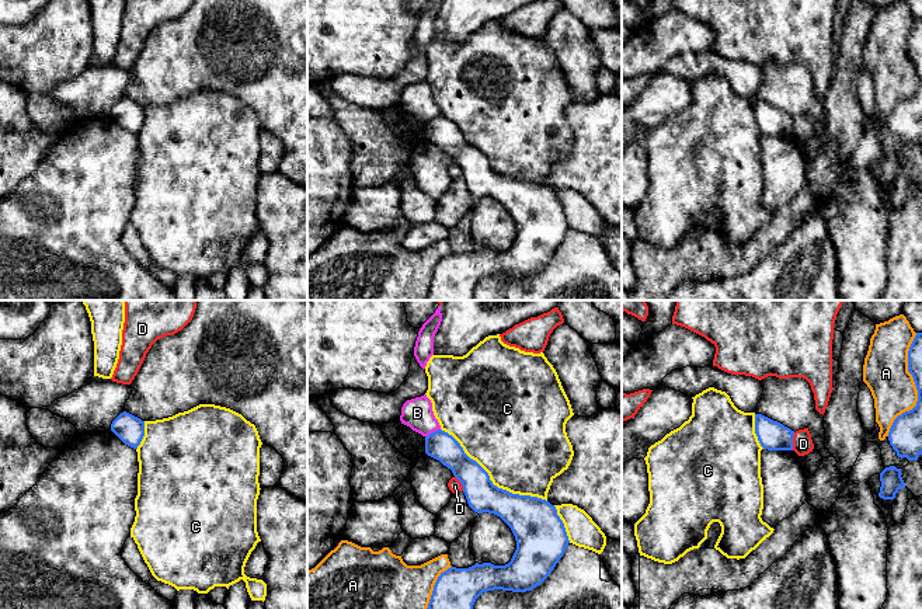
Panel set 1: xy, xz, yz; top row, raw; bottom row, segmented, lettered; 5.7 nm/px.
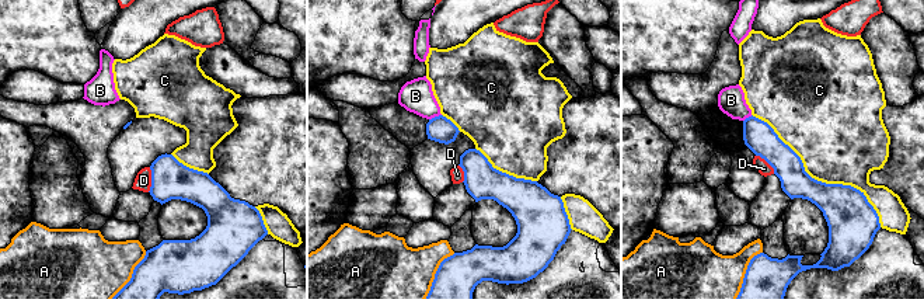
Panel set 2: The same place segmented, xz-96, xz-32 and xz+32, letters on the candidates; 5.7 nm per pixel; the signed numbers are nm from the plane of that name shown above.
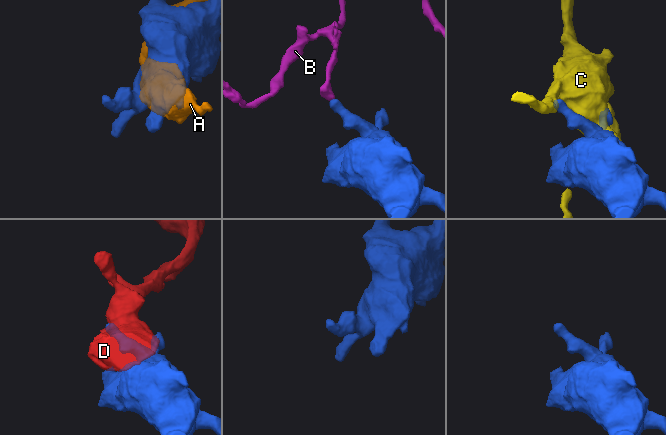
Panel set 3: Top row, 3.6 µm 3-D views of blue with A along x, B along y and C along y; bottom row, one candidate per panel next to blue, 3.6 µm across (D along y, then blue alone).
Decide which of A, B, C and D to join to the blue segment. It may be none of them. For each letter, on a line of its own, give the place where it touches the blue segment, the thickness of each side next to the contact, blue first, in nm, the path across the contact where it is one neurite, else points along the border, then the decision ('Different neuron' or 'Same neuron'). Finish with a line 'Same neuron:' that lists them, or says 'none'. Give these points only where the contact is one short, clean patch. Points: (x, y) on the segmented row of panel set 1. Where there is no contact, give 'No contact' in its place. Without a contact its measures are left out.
A: Touches blue at yz (917, 387). Thickness 180 nm (blue) against 260 nm. Different neuron
B: Touches blue at xz (432, 432). Thickness 160 nm (blue) against 180 nm. Boundary: xz (439, 428), (425, 437). Different neuron
C: Touches blue at xz (490, 480). Thickness 200 nm (blue) against 480 nm. Different neuron
D: Touches blue at yz (792, 441). Thickness 170 nm (blue) against 110 nm. Different neuron
Same neuron: none

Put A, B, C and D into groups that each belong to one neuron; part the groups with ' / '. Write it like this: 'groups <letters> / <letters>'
groups A / B / C / D

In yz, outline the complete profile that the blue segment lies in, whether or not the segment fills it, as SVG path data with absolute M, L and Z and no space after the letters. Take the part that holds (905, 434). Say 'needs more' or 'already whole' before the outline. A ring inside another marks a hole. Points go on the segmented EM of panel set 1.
already whole | M916 333L908 351L908 372L916 390L916 406L898 415L888 432L888 441L898 457L918 460L922 453L922 333Z

